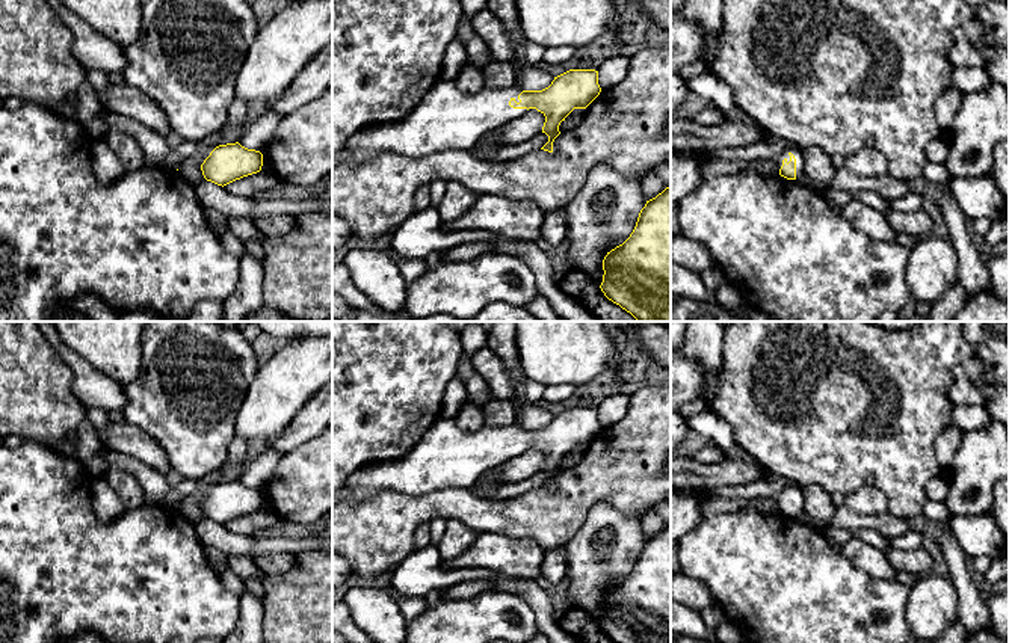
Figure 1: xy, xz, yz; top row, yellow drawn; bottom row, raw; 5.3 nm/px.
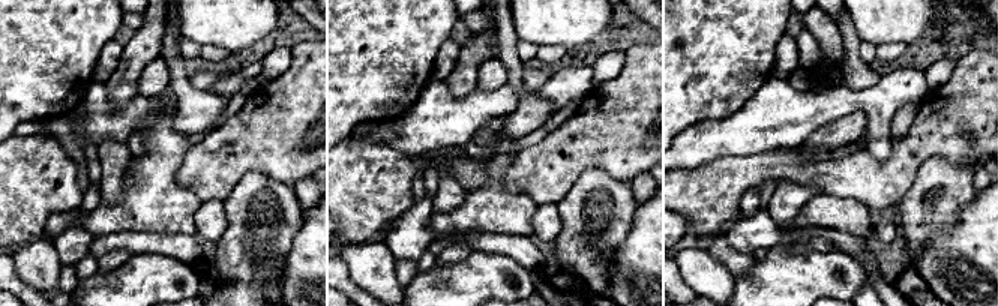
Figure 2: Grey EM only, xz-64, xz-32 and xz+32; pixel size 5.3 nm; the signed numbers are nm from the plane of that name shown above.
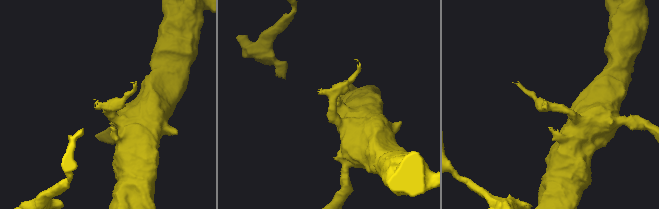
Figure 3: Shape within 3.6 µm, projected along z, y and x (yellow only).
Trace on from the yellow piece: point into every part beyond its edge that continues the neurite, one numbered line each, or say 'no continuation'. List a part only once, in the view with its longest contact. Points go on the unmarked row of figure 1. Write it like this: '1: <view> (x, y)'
1: yz (799, 498)

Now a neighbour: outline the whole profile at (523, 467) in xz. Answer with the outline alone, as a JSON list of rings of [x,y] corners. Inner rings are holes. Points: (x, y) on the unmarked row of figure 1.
[[[529,447],[523,454],[515,456],[495,469],[486,472],[480,481],[486,486],[497,488],[518,483],[542,471],[544,460],[544,451],[536,447]]]

